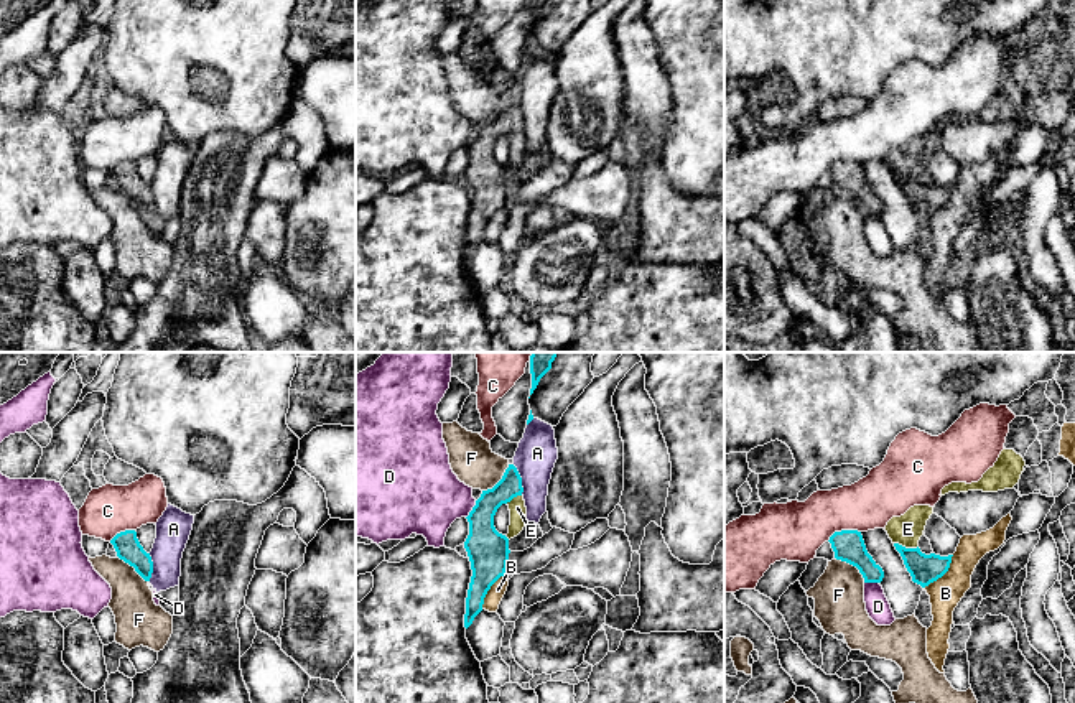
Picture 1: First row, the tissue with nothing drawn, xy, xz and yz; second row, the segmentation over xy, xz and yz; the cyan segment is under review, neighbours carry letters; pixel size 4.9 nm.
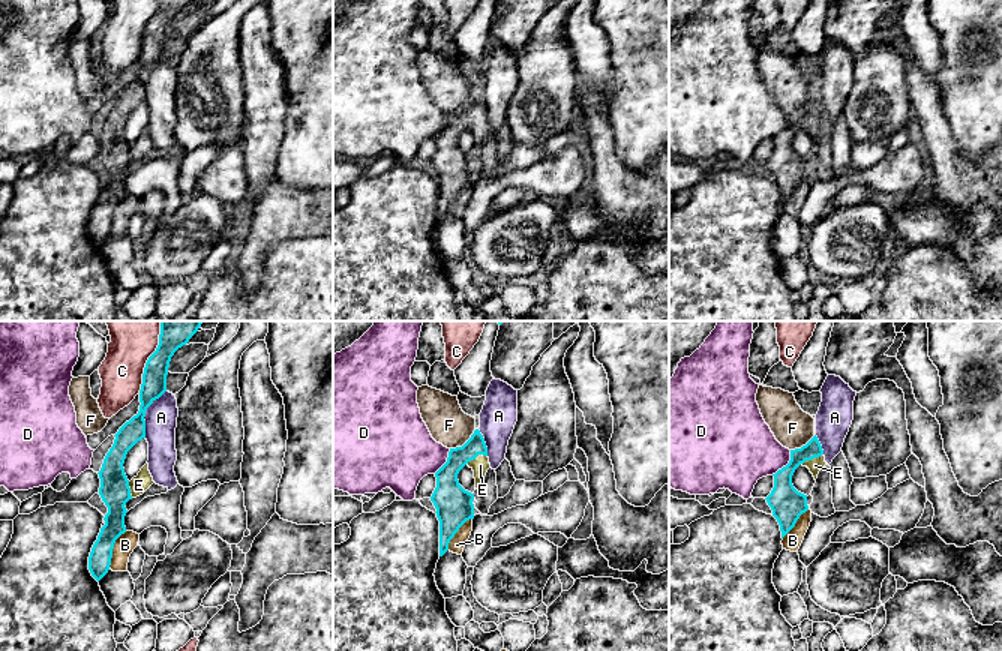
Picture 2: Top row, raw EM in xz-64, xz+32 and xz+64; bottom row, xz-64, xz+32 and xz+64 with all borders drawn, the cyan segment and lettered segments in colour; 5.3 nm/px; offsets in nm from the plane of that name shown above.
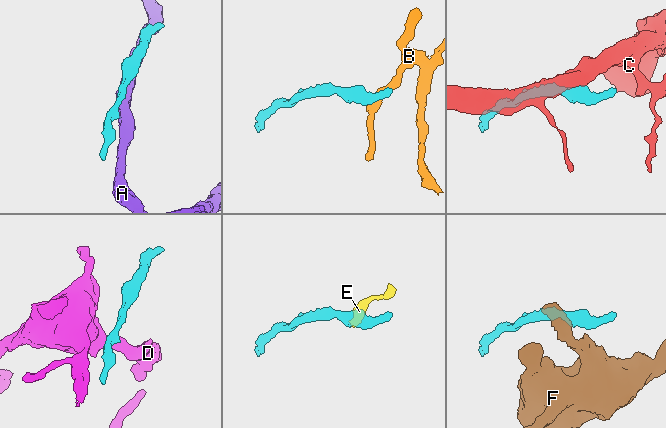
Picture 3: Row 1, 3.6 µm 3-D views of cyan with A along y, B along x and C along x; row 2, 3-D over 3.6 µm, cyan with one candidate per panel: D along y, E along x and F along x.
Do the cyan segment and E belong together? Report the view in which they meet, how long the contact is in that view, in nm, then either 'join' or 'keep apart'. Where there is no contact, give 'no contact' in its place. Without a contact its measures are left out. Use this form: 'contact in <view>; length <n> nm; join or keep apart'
contact in yz; length 120 nm; join

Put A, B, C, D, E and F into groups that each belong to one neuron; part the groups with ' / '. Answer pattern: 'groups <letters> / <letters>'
groups A / B / C / D / E / F

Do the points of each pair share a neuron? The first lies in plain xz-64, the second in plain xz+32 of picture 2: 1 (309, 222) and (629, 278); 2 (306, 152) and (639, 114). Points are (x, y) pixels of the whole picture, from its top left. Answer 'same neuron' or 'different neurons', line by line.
1: different neurons
2: same neuron

